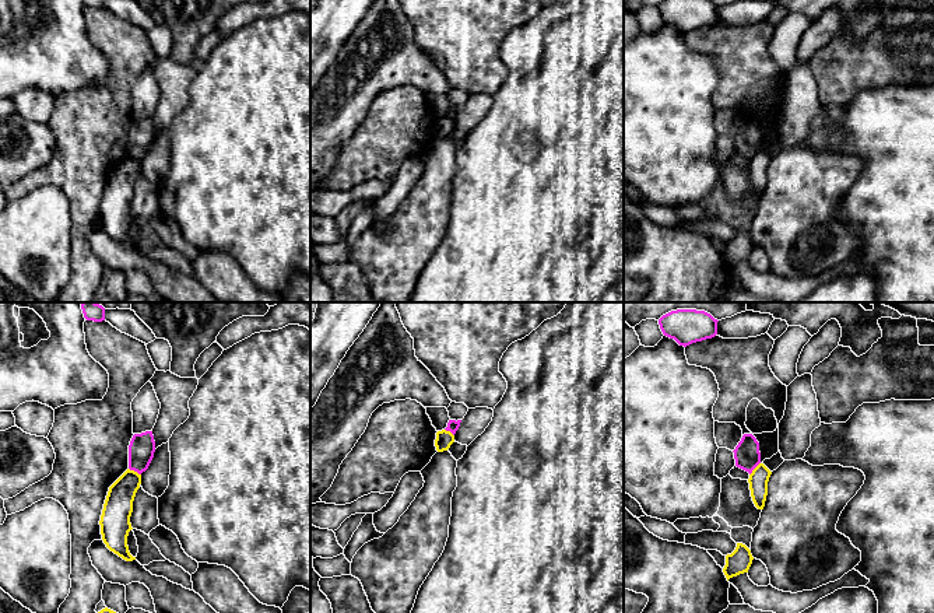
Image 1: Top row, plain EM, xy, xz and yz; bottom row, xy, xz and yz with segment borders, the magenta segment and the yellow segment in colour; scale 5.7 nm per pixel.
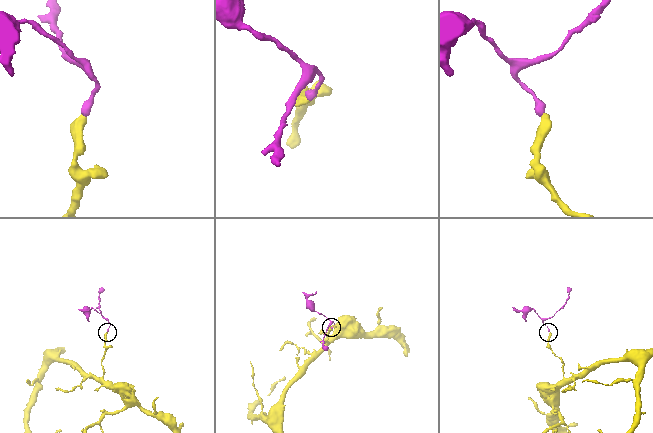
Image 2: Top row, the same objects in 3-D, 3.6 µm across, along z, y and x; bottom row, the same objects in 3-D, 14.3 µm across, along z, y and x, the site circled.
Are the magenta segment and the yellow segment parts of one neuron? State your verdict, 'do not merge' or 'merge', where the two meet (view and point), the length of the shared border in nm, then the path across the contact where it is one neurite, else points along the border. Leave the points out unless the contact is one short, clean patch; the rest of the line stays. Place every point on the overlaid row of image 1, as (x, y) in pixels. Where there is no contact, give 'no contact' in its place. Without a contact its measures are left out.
do not merge | xy (134, 470) | 80 nm | along xy (129, 468), (140, 475)

